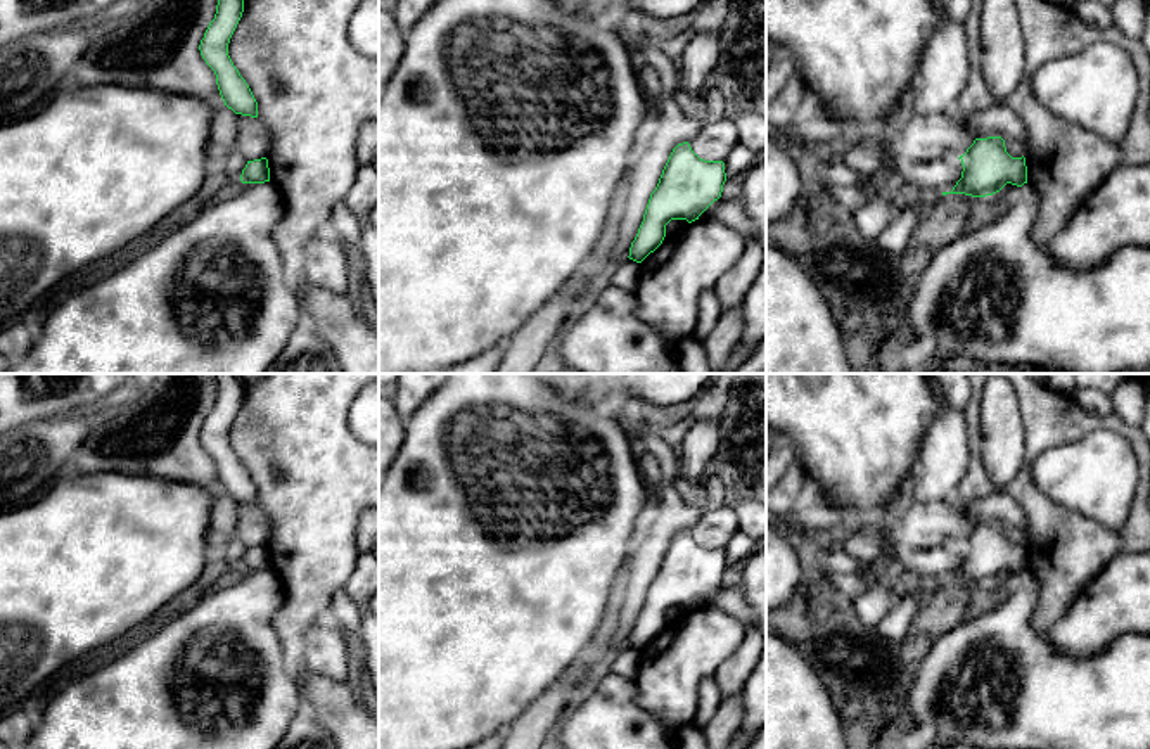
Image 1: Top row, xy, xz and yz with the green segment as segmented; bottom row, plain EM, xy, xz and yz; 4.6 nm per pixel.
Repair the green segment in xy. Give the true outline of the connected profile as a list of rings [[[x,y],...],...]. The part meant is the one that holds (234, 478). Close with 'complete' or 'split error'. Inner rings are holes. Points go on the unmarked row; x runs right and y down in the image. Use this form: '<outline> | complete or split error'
[[[235,374],[214,375],[220,384],[216,401],[201,427],[199,438],[216,462],[216,472],[225,493],[235,502],[258,505],[258,490],[228,443],[228,431],[242,405],[244,387]]] | complete

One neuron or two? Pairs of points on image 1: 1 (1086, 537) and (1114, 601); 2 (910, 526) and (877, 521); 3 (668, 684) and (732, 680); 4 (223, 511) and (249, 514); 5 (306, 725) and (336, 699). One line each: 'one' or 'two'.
1: two
2: two
3: two
4: two
5: two

